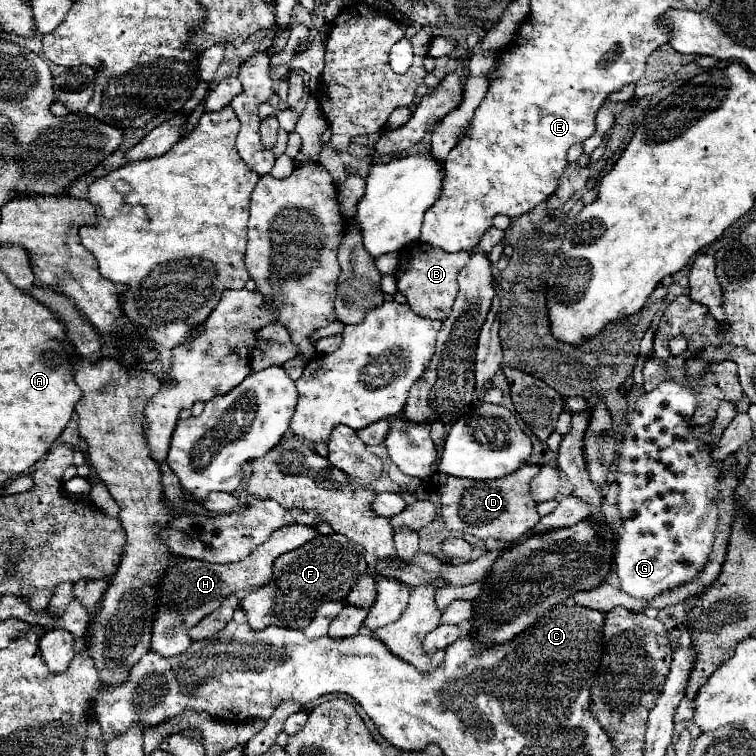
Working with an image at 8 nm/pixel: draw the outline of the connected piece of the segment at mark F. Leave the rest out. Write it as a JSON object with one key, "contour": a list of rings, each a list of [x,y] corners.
{"contour":[[[335,532],[327,536],[315,536],[301,548],[281,554],[273,566],[273,580],[259,590],[249,592],[239,606],[245,610],[253,630],[263,630],[267,626],[305,628],[323,602],[343,600],[365,572],[367,562],[365,548],[361,544]]]}

